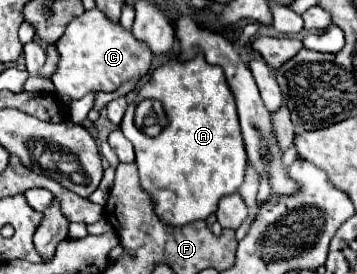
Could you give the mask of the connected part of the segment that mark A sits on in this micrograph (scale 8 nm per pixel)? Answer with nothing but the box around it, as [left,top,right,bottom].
[121,55,247,227]

